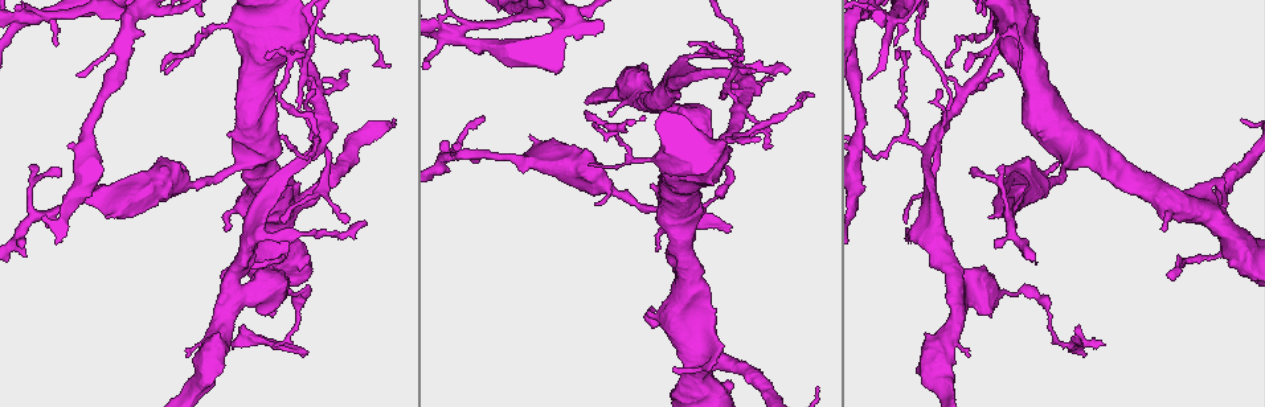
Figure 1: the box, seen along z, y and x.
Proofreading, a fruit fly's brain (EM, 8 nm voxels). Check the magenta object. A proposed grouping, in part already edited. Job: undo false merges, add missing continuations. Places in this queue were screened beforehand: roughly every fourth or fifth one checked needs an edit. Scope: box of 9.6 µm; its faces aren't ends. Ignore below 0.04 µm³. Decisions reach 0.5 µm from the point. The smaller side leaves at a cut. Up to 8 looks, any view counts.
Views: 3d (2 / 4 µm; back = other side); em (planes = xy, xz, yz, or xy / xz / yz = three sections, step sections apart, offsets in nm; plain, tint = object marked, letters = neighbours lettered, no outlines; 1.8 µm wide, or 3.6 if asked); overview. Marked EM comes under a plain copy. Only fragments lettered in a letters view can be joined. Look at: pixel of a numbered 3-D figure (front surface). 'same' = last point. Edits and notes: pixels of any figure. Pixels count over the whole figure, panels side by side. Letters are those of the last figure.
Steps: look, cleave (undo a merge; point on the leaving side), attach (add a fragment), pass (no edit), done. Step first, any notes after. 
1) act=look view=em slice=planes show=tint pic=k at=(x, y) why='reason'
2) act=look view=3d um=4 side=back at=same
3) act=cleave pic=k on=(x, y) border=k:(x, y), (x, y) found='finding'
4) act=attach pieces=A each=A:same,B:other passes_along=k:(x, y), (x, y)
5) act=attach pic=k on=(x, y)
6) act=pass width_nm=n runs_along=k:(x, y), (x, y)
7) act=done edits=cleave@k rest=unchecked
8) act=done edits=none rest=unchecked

act=look view=3d um=4 pic=1 at=(985, 291)

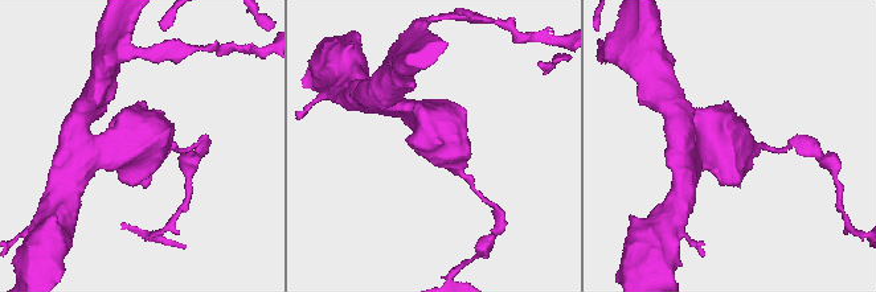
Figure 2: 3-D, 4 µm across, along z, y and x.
act=look view=em um=3.6 slice=planes show=letters pic=2 at=(144, 139) why='now the EM'

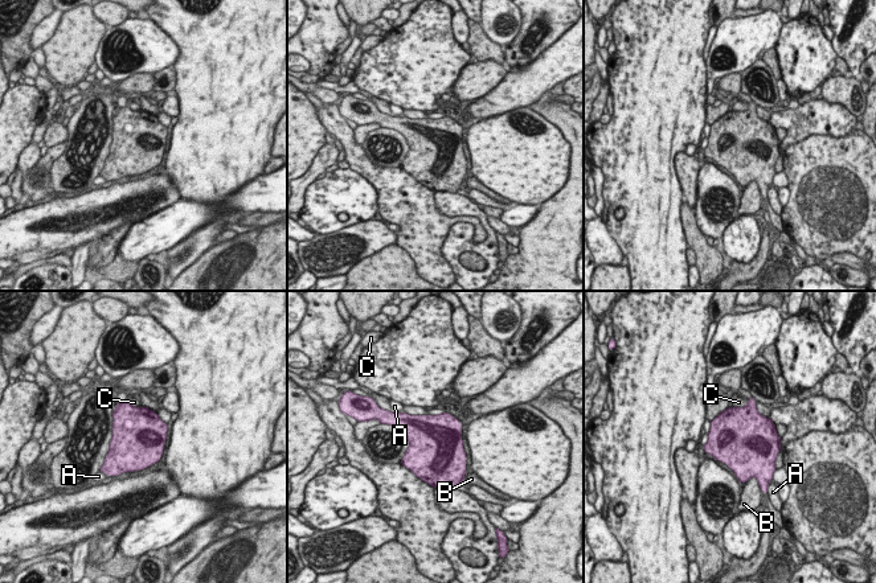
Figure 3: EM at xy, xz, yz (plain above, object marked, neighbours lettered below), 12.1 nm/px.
act=pass width_nm=650 each=A:other,B:other,C:other border=3:(748, 399), (744, 406), (729, 407) found='one cell here'

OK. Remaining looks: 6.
act=look view=em slice=planes show=letters pic=1 at=(348, 219) why='branch stops here'

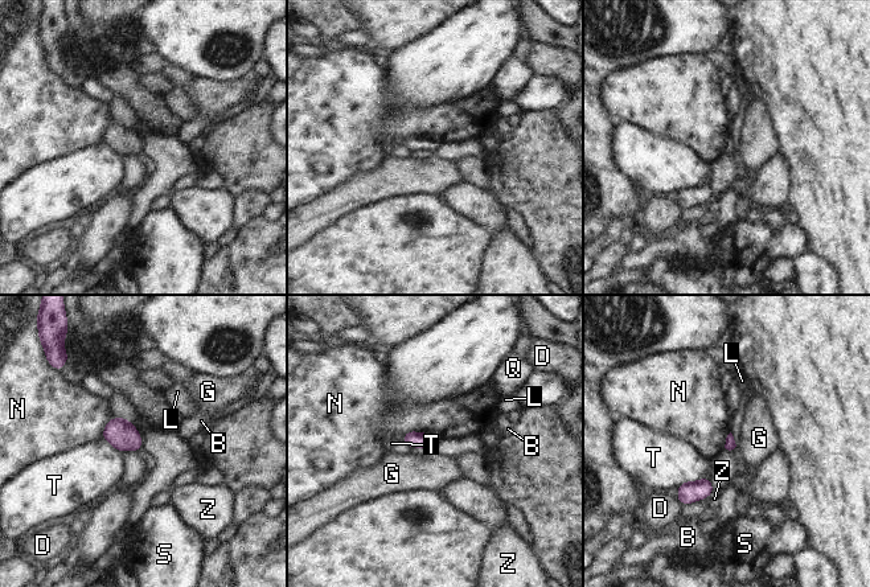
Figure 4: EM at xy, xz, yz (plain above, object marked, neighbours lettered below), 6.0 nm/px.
act=pass width_nm=70 each=B:other,D:other,G:other,L:other,N:other,Q:other,S:other,T:other,Z:other border=4:(403, 434), (422, 431), (439, 439) found='none of them fits'

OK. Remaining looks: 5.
act=look view=3d um=2 pic=1 at=(730, 231) why='branch stops here'

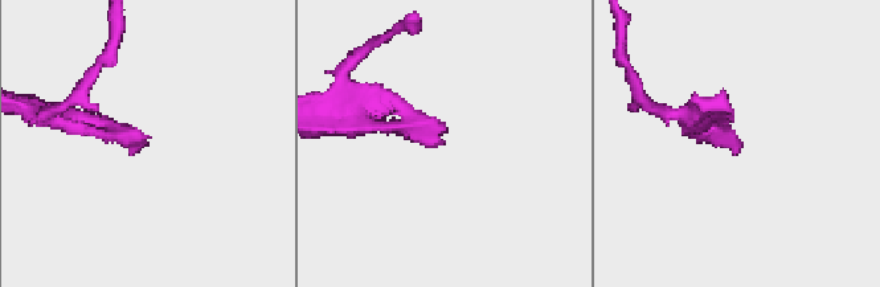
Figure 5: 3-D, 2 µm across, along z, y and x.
act=look view=em slice=yz step=8 show=tint pic=5 at=(740, 142) why='need the tissue'

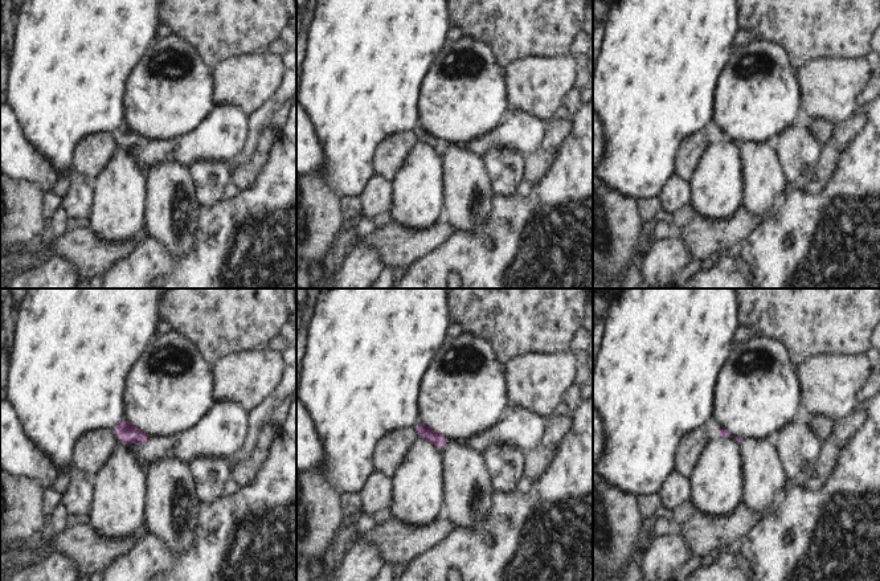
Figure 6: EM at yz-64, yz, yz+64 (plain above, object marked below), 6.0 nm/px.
act=look view=em slice=xz step=4 show=letters at=same why='cut it another way'

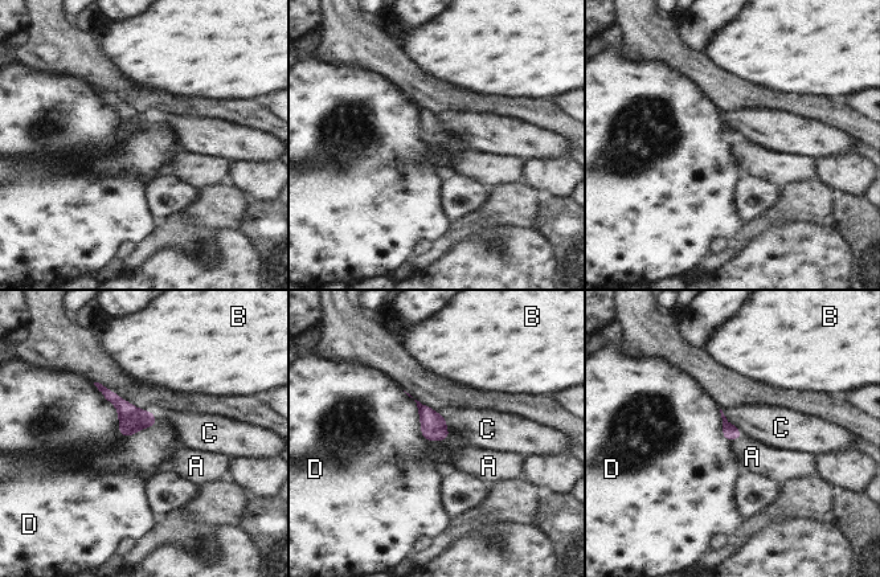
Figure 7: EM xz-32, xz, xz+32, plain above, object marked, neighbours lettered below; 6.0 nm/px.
act=pass width_nm=90 each=A:other,B:other,C:other,D:other border=7:(743, 436), (729, 441) found='no lettered fragment goes on from it'

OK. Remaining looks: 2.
act=done edits=none rest=unchecked

